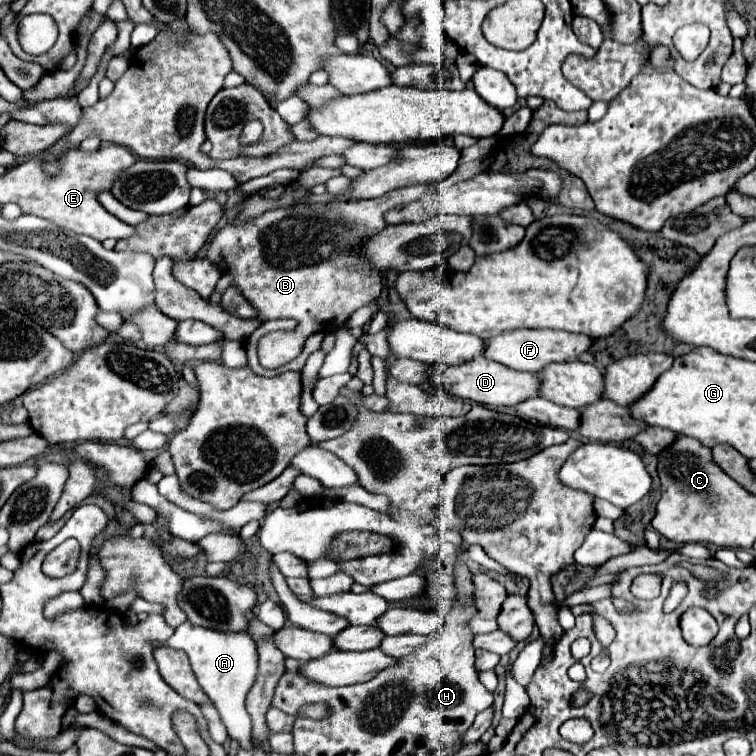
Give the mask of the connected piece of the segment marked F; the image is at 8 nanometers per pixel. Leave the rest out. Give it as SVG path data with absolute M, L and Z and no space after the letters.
M518 329L518 331L510 331L510 333L504 333L504 335L498 335L490 341L486 341L484 355L510 369L538 373L548 363L576 361L584 351L588 351L592 347L592 343L594 343L594 339L588 335L570 333L570 331L562 331L562 329Z

